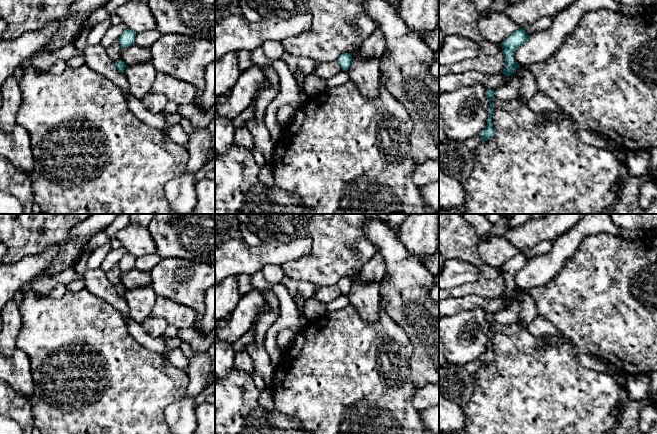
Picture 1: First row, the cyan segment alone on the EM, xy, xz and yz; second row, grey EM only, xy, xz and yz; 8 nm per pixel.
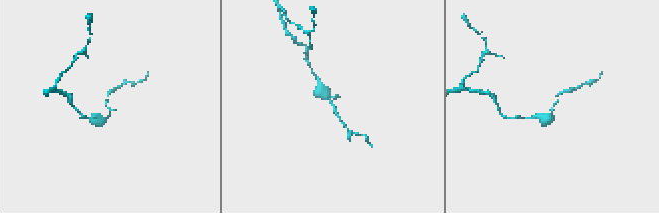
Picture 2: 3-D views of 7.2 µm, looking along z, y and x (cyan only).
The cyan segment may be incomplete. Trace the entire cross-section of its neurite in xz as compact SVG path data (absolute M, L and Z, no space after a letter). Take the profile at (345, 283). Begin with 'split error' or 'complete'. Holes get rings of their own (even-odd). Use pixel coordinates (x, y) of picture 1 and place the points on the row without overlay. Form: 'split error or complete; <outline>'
complete; M343 277L339 280L337 285L340 288L342 295L347 295L352 287L352 280L348 277Z

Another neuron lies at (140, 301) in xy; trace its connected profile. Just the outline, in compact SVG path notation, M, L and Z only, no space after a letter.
M148 285L137 289L127 289L123 298L128 304L131 318L139 324L142 324L150 316L157 295L152 286Z

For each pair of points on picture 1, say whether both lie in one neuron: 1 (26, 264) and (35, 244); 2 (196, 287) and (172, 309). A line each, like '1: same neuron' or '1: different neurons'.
1: different neurons
2: different neurons

